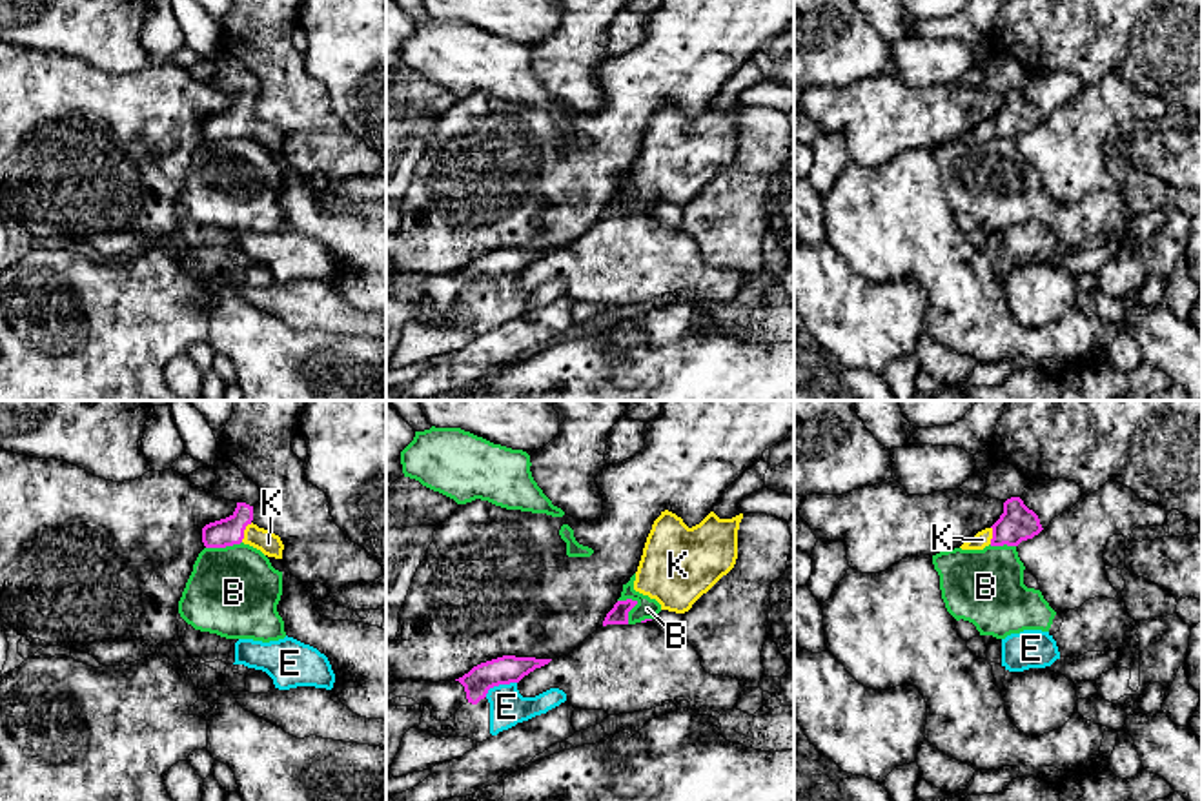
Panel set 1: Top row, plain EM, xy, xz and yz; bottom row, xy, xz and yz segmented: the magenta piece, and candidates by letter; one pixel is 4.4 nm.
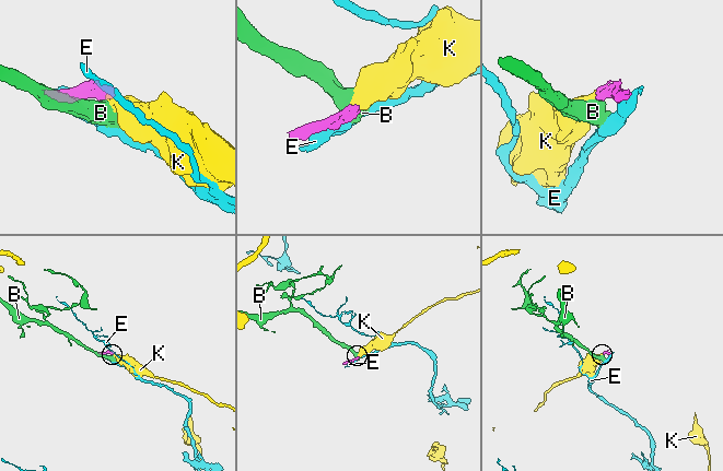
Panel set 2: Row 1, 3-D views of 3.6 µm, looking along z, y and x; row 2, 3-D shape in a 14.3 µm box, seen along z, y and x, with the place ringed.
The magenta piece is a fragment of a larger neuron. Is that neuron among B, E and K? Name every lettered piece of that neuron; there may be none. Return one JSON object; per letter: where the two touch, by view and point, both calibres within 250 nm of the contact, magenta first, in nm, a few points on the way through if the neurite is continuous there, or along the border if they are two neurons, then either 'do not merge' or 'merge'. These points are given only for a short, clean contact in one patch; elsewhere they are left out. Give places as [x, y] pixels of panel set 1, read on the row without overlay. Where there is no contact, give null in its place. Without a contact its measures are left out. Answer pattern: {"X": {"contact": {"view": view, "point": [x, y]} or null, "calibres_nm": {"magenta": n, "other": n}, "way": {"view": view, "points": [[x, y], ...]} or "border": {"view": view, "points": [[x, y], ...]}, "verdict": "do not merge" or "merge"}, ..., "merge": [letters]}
{"B": {"contact": {"view": "xz", "point": [631, 201]}, "calibres_nm": {"magenta": 80, "other": 100}, "border": {"view": "xz", "points": [[631, 190], [636, 197], [629, 204], [627, 215]]}, "verdict": "do not merge"}, "E": {"contact": {"view": "xz", "point": [499, 275]}, "calibres_nm": {"magenta": 130, "other": 160}, "border": {"view": "xz", "points": [[516, 273], [494, 277], [485, 288]]}, "verdict": "do not merge"}, "K": {"contact": {"view": "xy", "point": [243, 124]}, "calibres_nm": {"magenta": 130, "other": 100}, "way": {"view": "xy", "points": [[226, 124], [243, 124], [268, 135]]}, "verdict": "merge"}, "merge": ["K"]}

